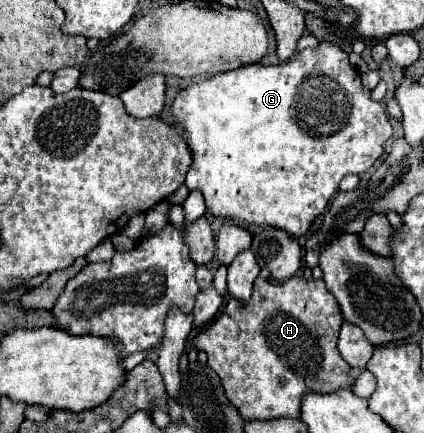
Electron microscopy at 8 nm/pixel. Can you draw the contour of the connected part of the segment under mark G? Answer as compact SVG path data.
M321 40L317 48L305 48L305 50L297 52L295 60L291 60L291 62L277 64L277 66L261 66L261 64L239 66L239 68L221 72L217 76L211 76L211 78L207 78L199 84L183 88L173 102L171 122L185 130L187 144L189 144L189 150L193 154L193 166L187 172L185 184L187 184L189 190L201 190L203 192L205 202L207 202L207 210L213 216L237 218L241 222L257 224L257 226L273 226L273 228L285 230L291 236L305 234L309 230L309 226L313 224L313 220L325 210L331 196L339 190L341 178L345 174L363 174L363 172L367 172L381 158L385 142L393 136L393 126L387 118L385 102L377 102L377 100L371 98L371 90L367 90L361 84L361 76L351 66L349 54L339 44L333 44L333 42L327 42L327 40Z

